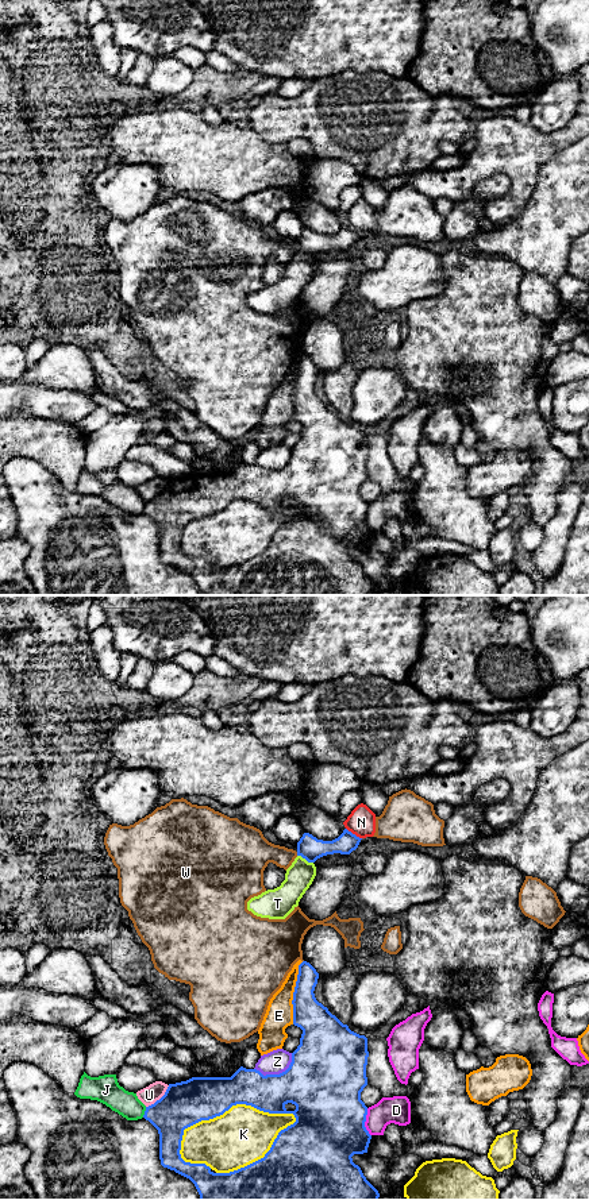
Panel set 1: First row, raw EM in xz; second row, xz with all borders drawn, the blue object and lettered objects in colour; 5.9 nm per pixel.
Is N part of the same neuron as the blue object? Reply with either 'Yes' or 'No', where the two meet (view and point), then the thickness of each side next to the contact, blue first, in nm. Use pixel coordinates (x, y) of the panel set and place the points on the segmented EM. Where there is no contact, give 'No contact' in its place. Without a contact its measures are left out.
No. Touches blue at xz (354, 834). Thickness 120 nm (blue) against 160 nm

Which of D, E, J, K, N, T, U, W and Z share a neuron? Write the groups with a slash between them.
D / E / J / K / N / T / U / W / Z

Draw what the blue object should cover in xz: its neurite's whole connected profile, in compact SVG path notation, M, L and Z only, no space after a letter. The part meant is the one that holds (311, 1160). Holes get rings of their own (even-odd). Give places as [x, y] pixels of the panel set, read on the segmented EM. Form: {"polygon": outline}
{"polygon": "M307 961L299 965L293 992L293 1025L303 1030L300 1045L292 1053L289 1068L280 1074L263 1076L257 1069L240 1066L231 1077L192 1077L169 1084L165 1095L146 1107L143 1118L159 1134L159 1160L163 1168L189 1178L200 1200L378 1200L378 1191L366 1180L361 1168L353 1162L354 1154L367 1153L372 1135L365 1127L367 1107L361 1092L367 1085L367 1038L343 1025L315 998L319 973ZM246 1104L269 1114L293 1114L296 1122L281 1130L263 1158L230 1173L213 1173L205 1164L190 1164L181 1158L184 1130L223 1115L232 1106Z"}

